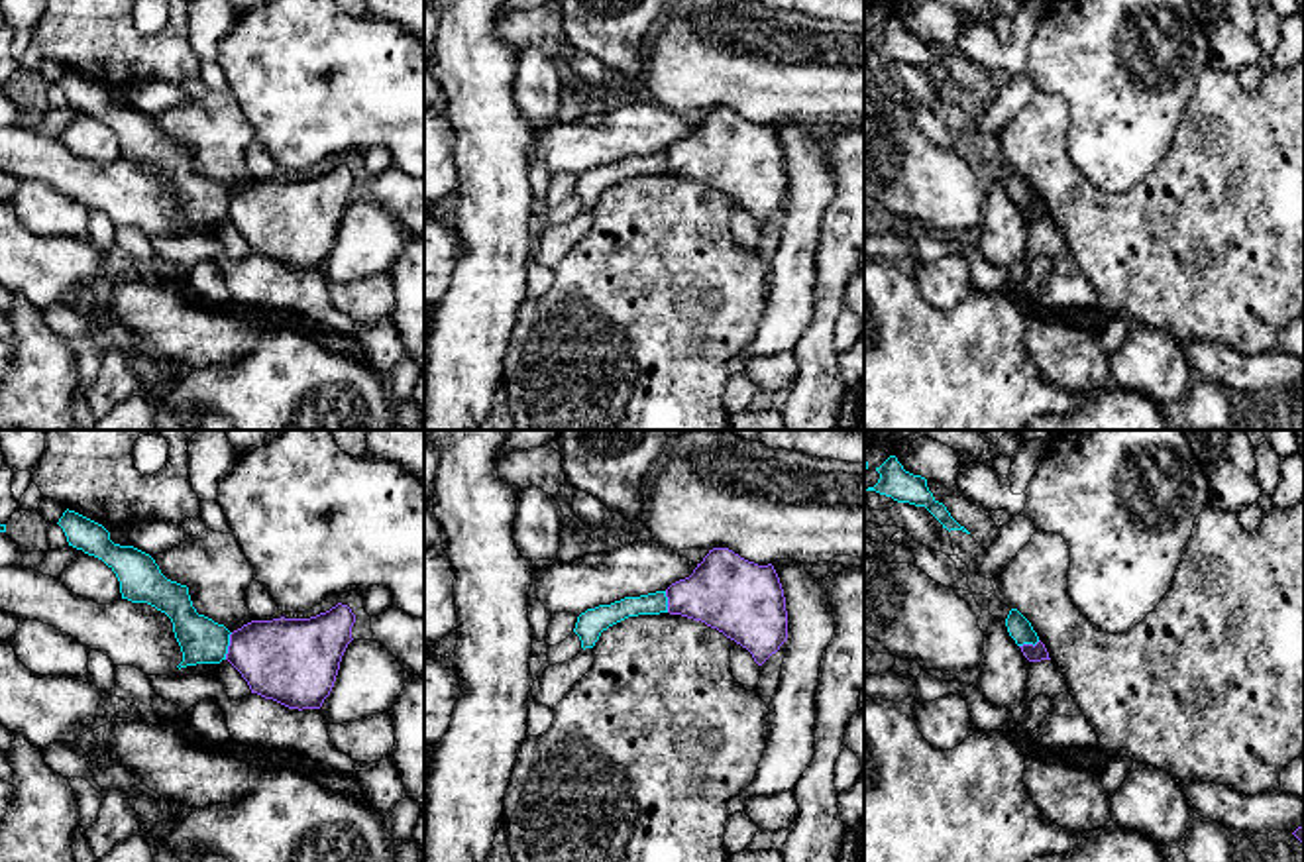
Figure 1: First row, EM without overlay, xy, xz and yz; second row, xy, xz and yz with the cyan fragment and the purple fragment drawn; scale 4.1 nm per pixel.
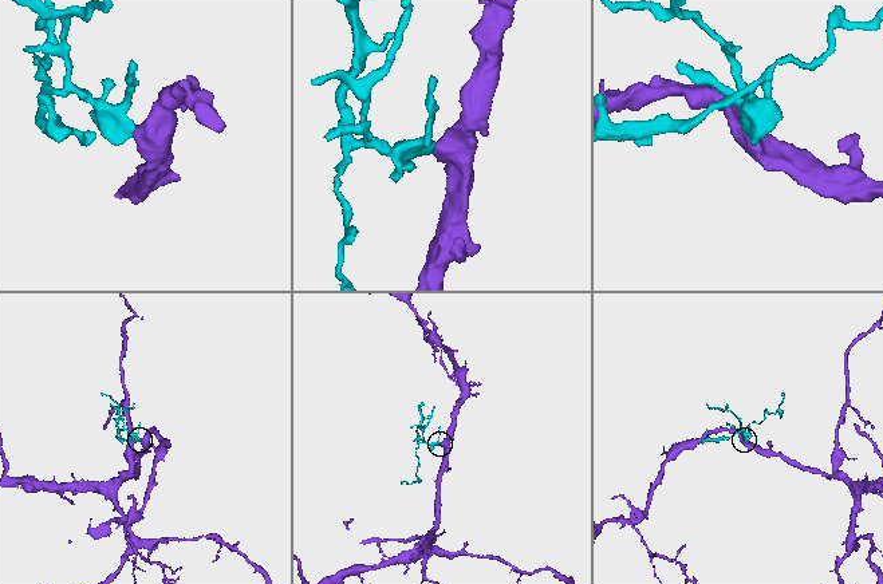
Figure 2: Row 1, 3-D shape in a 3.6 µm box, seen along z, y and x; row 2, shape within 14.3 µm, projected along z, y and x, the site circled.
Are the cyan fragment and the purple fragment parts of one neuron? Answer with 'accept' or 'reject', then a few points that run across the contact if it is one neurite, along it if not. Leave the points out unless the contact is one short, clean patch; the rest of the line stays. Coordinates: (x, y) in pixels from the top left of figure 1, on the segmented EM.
reject; line xy (232, 633), (224, 658)

